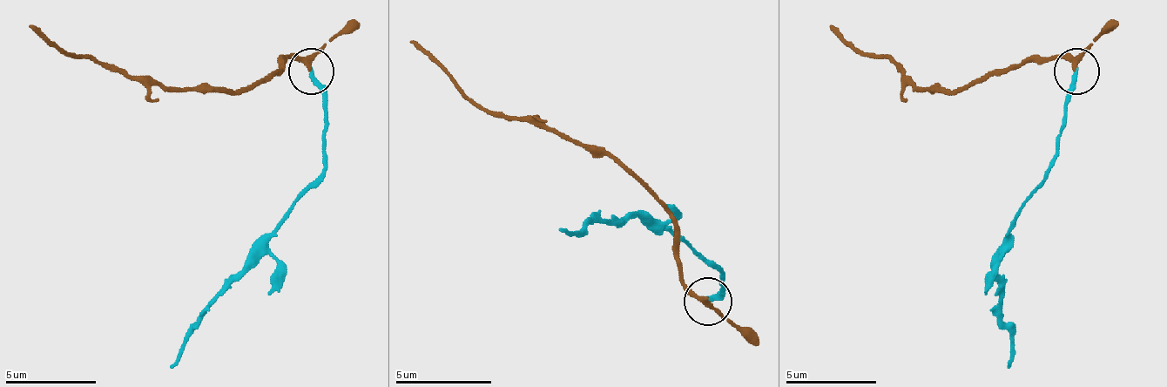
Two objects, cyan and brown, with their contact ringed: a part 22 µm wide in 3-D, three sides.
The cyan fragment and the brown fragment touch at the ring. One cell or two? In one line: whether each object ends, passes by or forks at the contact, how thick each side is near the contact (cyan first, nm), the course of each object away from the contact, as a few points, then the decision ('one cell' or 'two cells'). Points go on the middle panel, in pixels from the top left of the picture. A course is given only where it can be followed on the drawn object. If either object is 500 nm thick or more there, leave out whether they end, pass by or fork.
cyan ends; brown passes by; calibres 240 and 240 nm; course cyan (706, 302), (721, 288), (721, 283), (716, 268), (687, 240), (634, 216), (557, 230); course brown (706, 302), (683, 278), (673, 216), (630, 173), (605, 153), (495, 115), (471, 100), (408, 43); one cell

